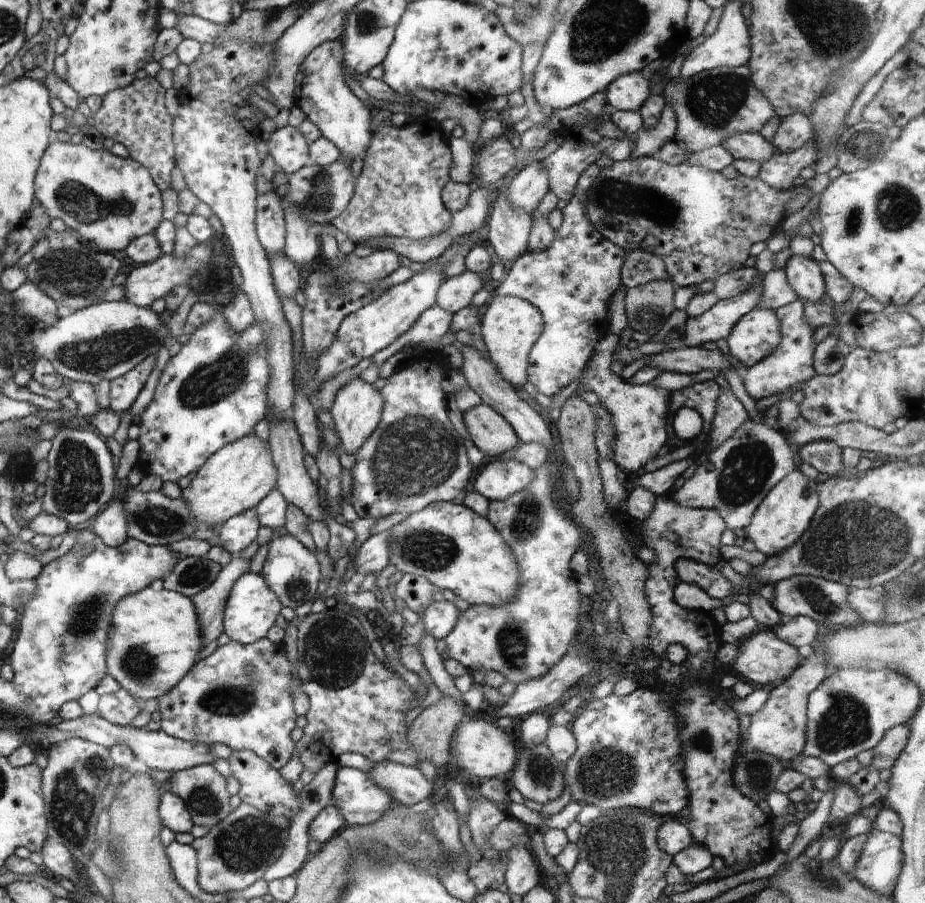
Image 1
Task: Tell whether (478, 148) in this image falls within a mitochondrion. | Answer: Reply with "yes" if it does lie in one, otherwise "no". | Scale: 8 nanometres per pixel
no

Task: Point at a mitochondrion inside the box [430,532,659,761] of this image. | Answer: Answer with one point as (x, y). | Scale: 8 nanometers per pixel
(513, 637)

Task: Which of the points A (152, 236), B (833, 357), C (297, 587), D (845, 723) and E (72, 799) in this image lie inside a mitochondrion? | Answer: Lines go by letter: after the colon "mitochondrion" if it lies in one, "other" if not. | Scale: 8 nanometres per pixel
A: other
B: other
C: mitochondrion
D: mitochondrion
E: mitochondrion

